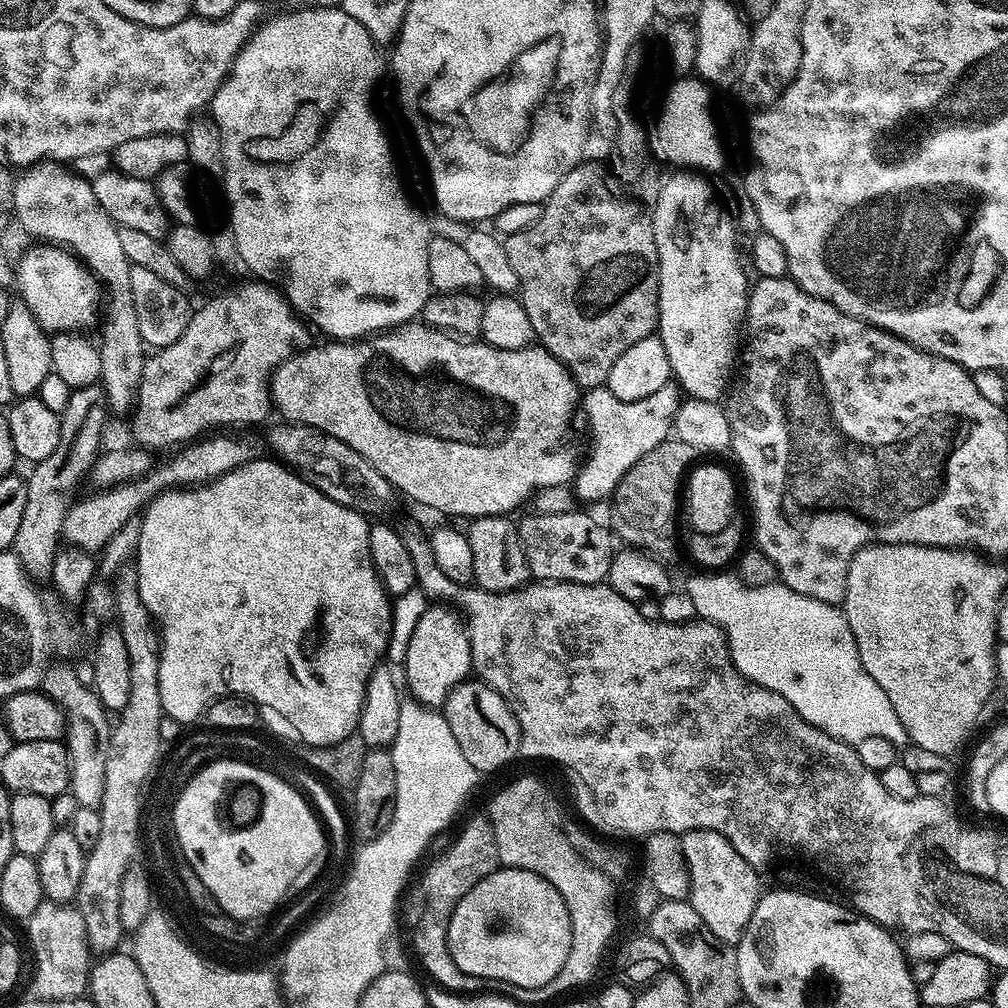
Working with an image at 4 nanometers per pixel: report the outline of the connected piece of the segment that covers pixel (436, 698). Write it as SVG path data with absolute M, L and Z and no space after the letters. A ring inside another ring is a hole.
M428 607L418 626L414 626L414 634L410 634L402 667L402 680L411 699L417 704L423 704L425 708L436 710L443 706L449 694L469 679L472 672L470 640L463 619L451 607Z

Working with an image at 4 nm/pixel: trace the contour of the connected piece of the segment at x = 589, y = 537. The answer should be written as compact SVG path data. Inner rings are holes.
M536 512L518 520L520 541L526 554L528 571L537 581L565 580L575 584L599 584L607 581L614 555L614 536L607 523L599 524L584 512Z

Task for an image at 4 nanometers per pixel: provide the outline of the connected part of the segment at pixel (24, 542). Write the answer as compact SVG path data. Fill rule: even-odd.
M93 386L90 388L74 388L70 394L70 402L66 402L66 410L60 413L60 441L58 442L58 448L54 450L50 457L39 460L35 463L35 468L32 474L27 477L27 500L25 513L22 514L21 525L18 526L18 532L15 534L15 542L13 544L12 550L15 552L16 556L19 558L20 563L23 565L26 572L30 574L35 574L35 572L44 572L44 574L49 573L52 569L53 558L56 557L56 552L60 547L60 543L63 535L63 528L65 524L66 514L69 512L70 508L74 503L74 499L79 493L79 486L83 482L84 478L87 476L88 472L92 472L95 467L95 463L99 457L100 453L100 427L104 424L104 410L106 412L106 393L103 387Z

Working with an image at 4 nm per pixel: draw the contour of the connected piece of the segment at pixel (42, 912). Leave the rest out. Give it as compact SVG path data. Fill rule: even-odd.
M45 899L26 921L28 940L36 955L36 977L32 988L37 1000L79 1000L88 991L88 974L94 963L90 951L86 922L79 908L68 904L55 904Z

